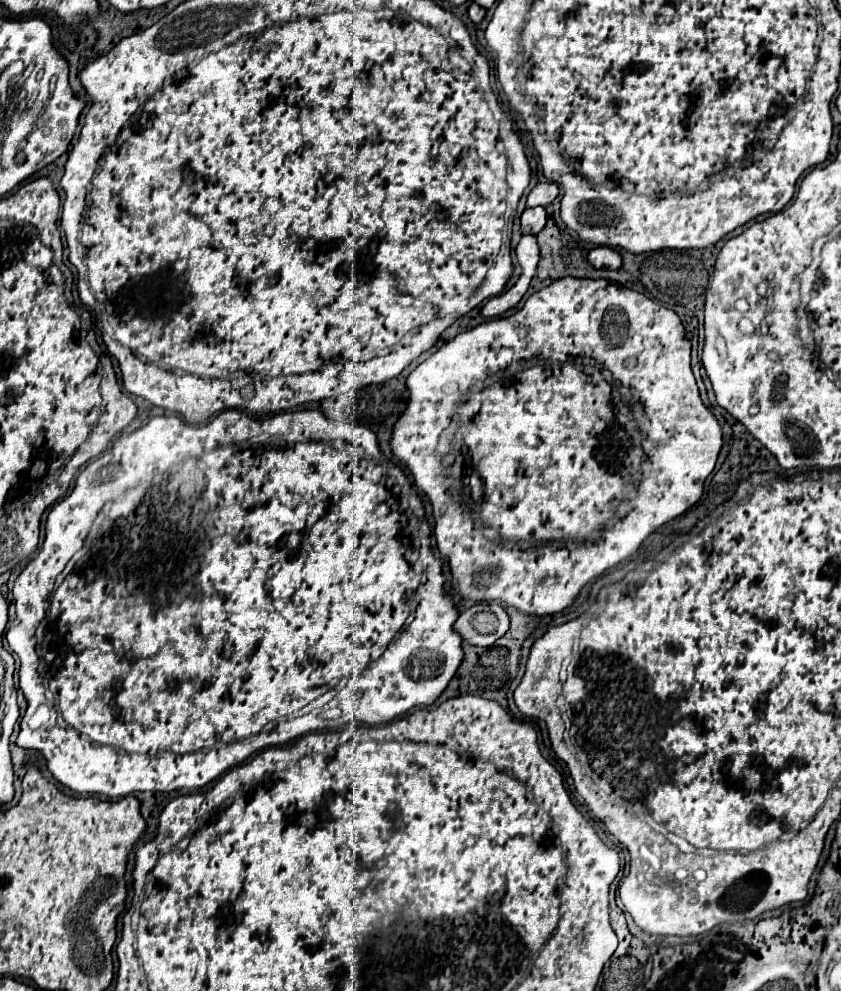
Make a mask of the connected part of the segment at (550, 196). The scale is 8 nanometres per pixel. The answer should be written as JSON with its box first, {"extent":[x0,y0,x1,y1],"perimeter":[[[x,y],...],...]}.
{"extent":[527,182,559,208],"perimeter":[[[553,182],[537,184],[537,186],[529,192],[529,196],[527,196],[527,206],[529,206],[529,208],[533,208],[533,206],[547,206],[547,204],[551,204],[551,202],[557,198],[557,194],[559,194],[557,184],[553,184]]]}

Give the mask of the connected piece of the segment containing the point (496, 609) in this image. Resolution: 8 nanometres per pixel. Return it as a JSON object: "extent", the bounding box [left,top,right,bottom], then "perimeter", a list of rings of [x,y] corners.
{"extent":[453,602,509,646],"perimeter":[[[481,602],[461,612],[453,628],[469,644],[491,646],[507,632],[509,616],[497,602]]]}

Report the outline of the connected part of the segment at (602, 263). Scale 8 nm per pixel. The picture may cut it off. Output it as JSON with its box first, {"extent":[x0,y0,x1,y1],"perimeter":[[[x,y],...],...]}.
{"extent":[587,248,621,268],"perimeter":[[[593,248],[587,254],[587,260],[593,268],[619,268],[621,266],[621,256],[613,248]]]}

